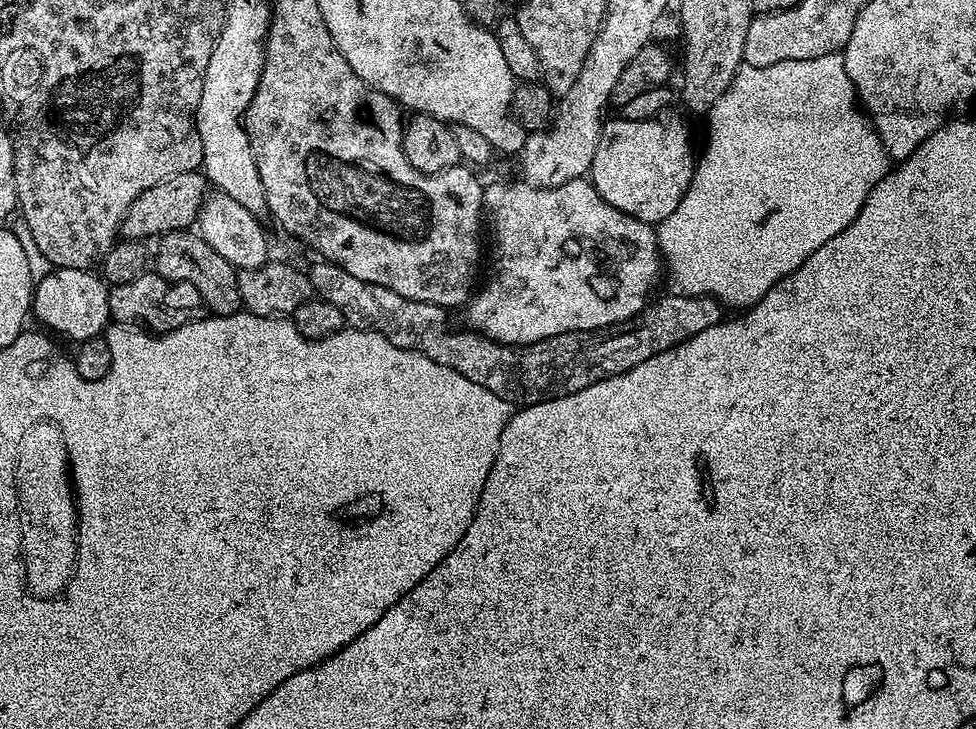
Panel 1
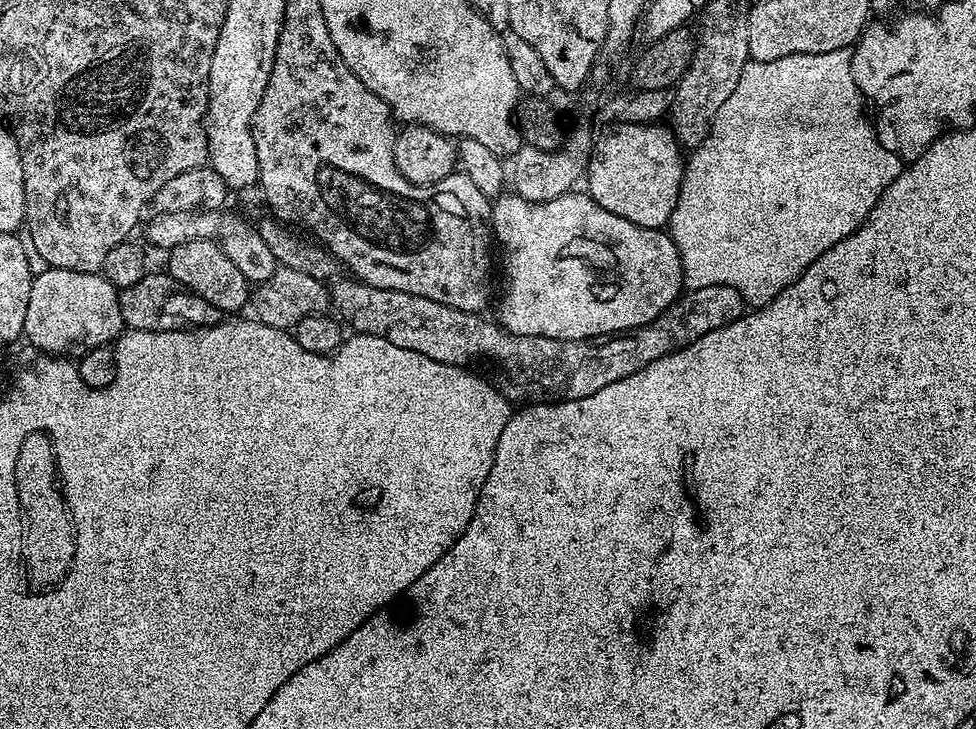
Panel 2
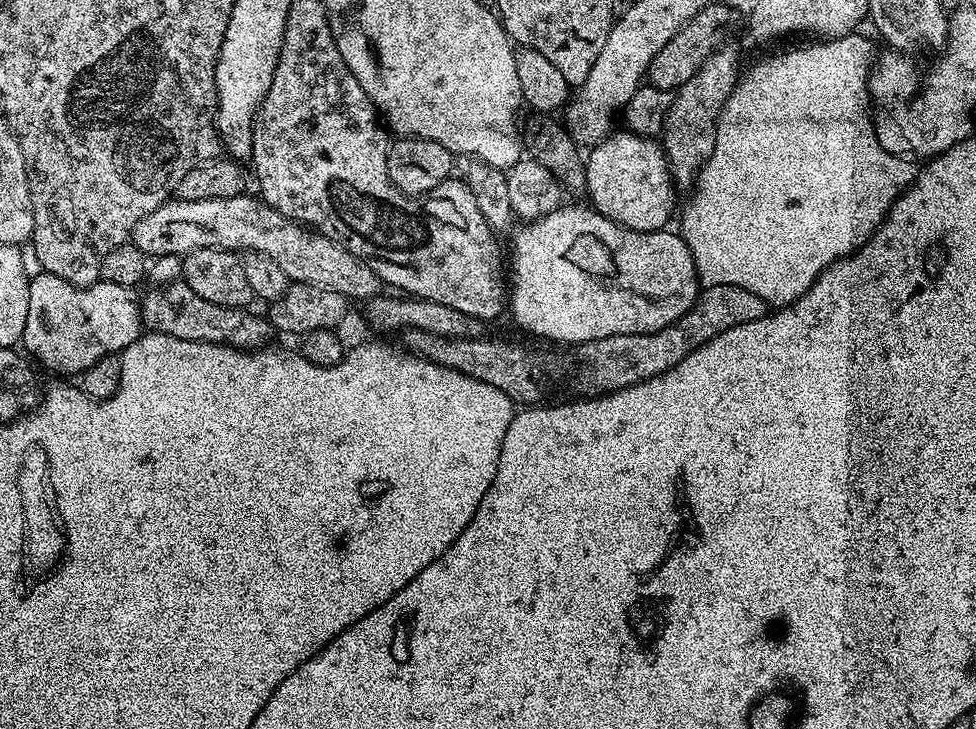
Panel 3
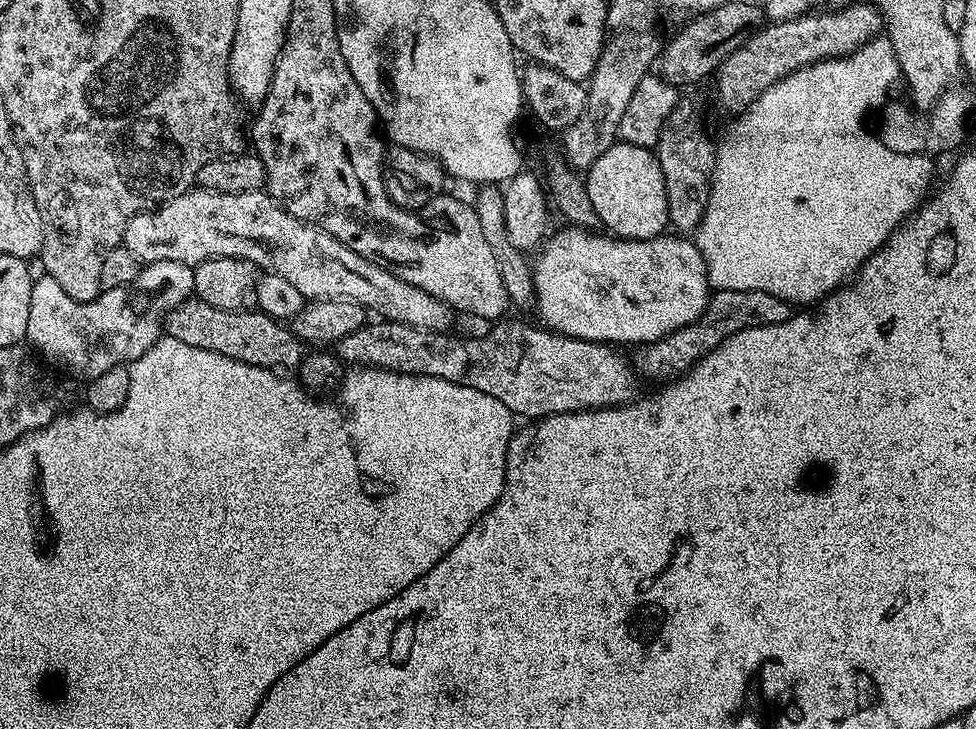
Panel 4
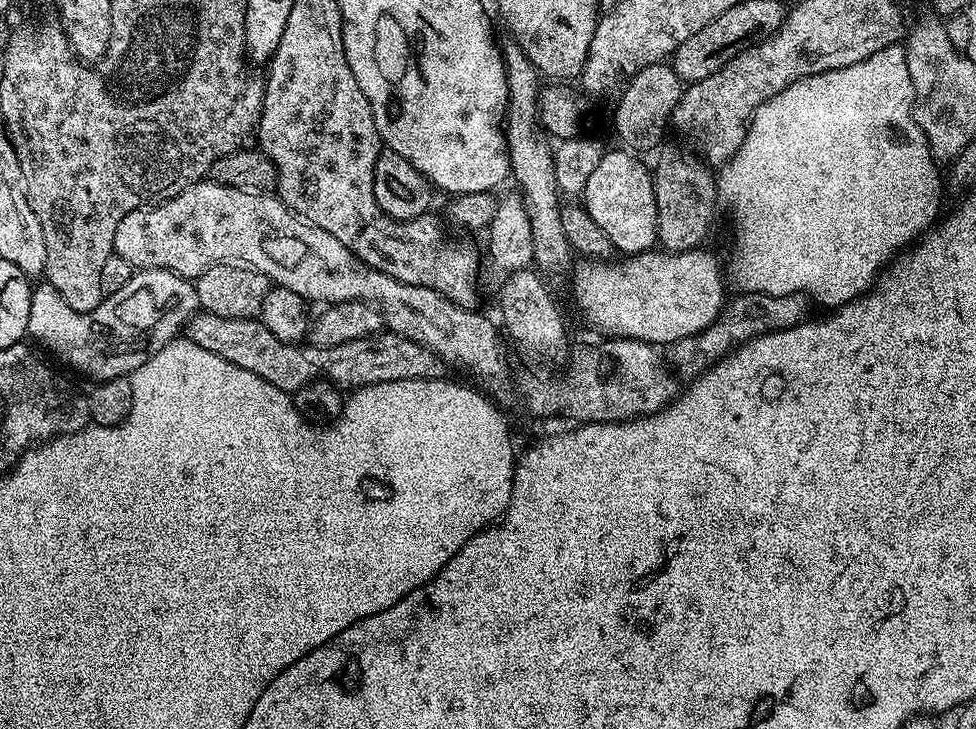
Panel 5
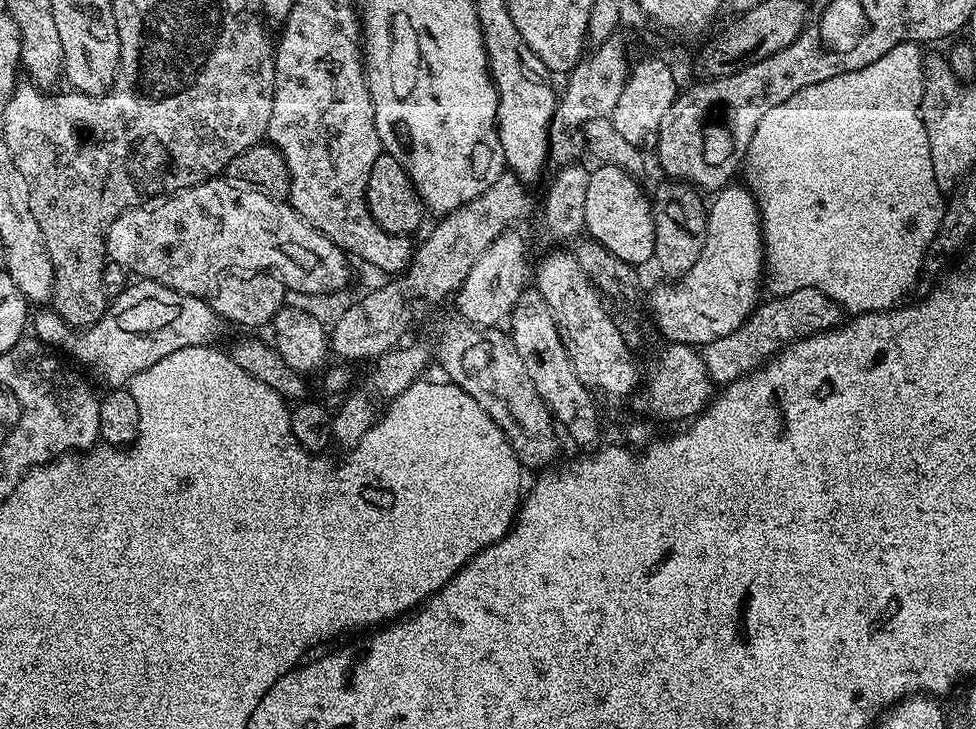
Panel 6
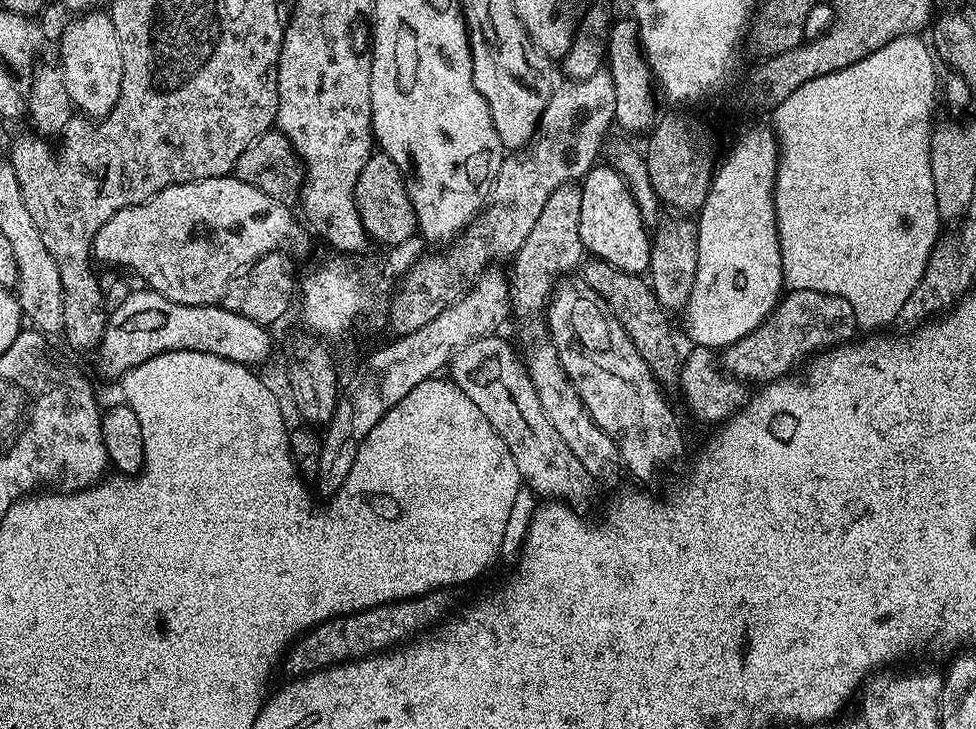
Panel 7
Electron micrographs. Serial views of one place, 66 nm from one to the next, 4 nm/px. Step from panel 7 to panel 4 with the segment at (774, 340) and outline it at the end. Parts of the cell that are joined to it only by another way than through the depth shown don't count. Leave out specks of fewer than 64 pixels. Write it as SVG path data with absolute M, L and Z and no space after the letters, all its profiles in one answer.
M716 290L709 295L708 305L701 316L694 322L666 334L666 338L643 345L637 351L640 353L634 356L634 364L641 377L649 376L652 380L660 380L659 382L671 382L689 372L701 358L710 354L710 350L714 350L726 338L730 338L730 334L738 334L738 330L750 330L754 326L774 326L778 322L786 322L792 315L794 308L787 300L774 298L774 294L766 294L762 290Z

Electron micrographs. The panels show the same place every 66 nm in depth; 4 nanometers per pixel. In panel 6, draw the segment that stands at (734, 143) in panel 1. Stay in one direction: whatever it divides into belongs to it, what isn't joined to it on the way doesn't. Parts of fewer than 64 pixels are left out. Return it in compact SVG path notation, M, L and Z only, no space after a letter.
M916 42L894 46L894 50L882 54L878 62L870 62L870 66L862 66L862 70L838 74L838 78L830 78L826 82L806 86L798 90L798 94L786 98L786 102L762 114L762 122L758 122L754 130L748 157L742 165L742 176L748 179L747 191L755 196L760 209L760 234L764 238L763 275L766 277L767 291L769 288L772 296L785 296L794 290L813 288L822 290L822 294L829 296L848 314L886 312L905 299L903 296L907 294L908 287L915 282L916 275L922 272L928 247L940 229L946 200L934 178L934 162L930 162L930 142L926 138L926 130L920 117L925 61L925 57L920 56L920 48L921 45Z

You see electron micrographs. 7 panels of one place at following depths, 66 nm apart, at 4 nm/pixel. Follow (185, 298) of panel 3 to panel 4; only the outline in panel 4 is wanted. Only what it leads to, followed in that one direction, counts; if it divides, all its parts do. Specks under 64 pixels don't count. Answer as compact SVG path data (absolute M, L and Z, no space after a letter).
M195 298L184 300L173 312L168 313L164 320L164 332L178 338L178 342L186 342L186 346L198 346L198 350L214 350L214 354L222 354L231 360L273 370L299 369L306 355L305 345L272 316L259 310L218 310L210 306L210 302Z

